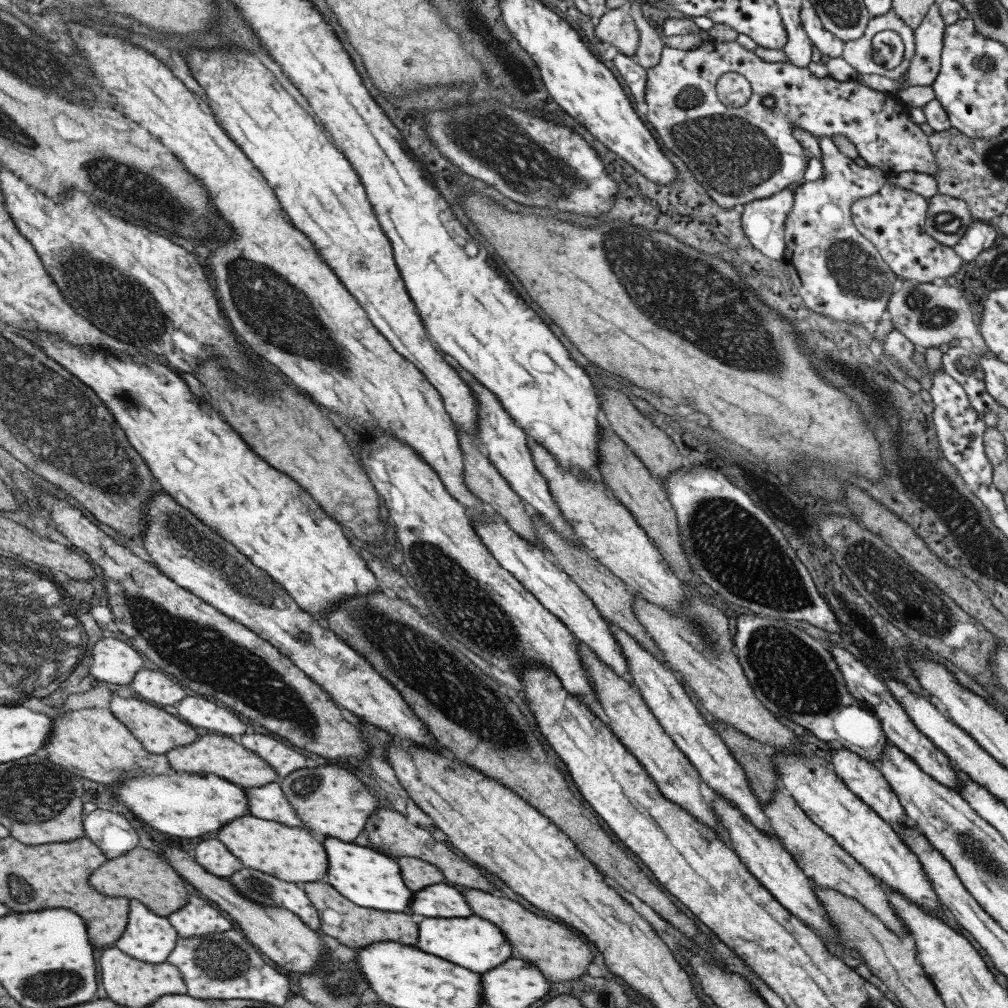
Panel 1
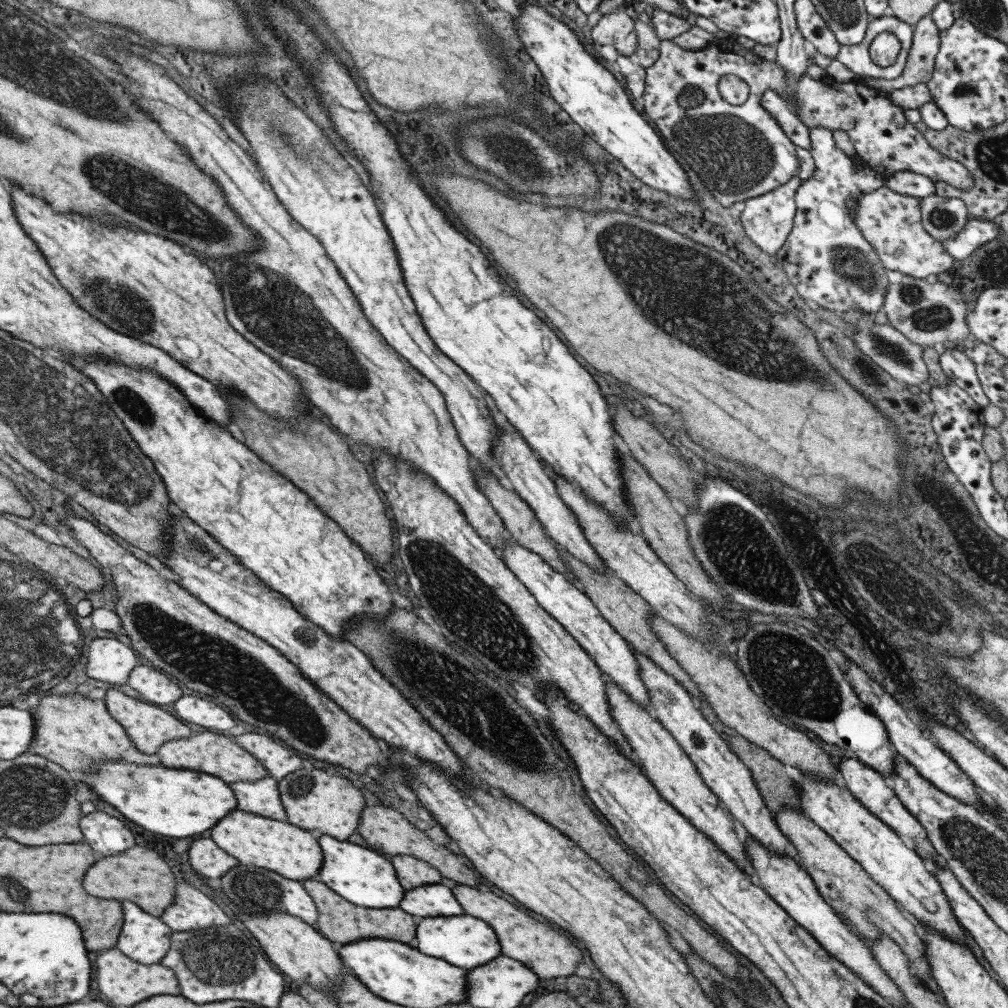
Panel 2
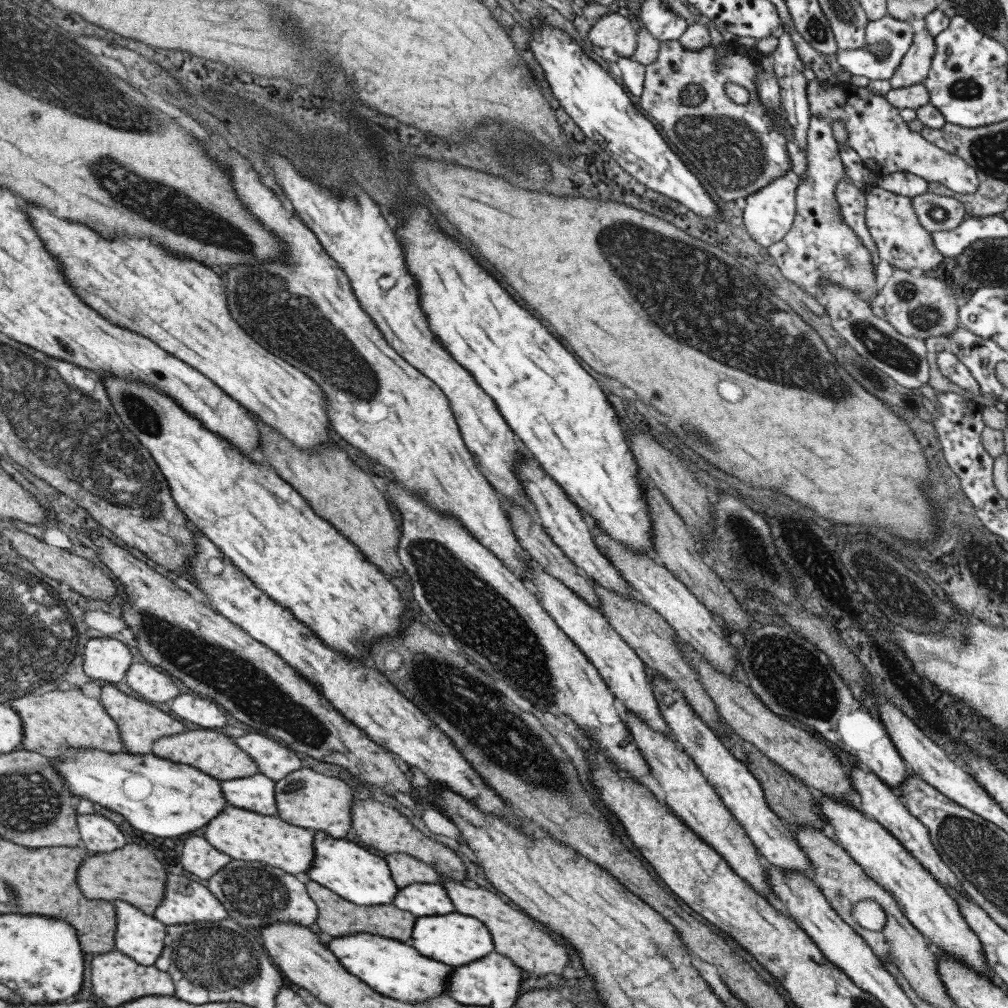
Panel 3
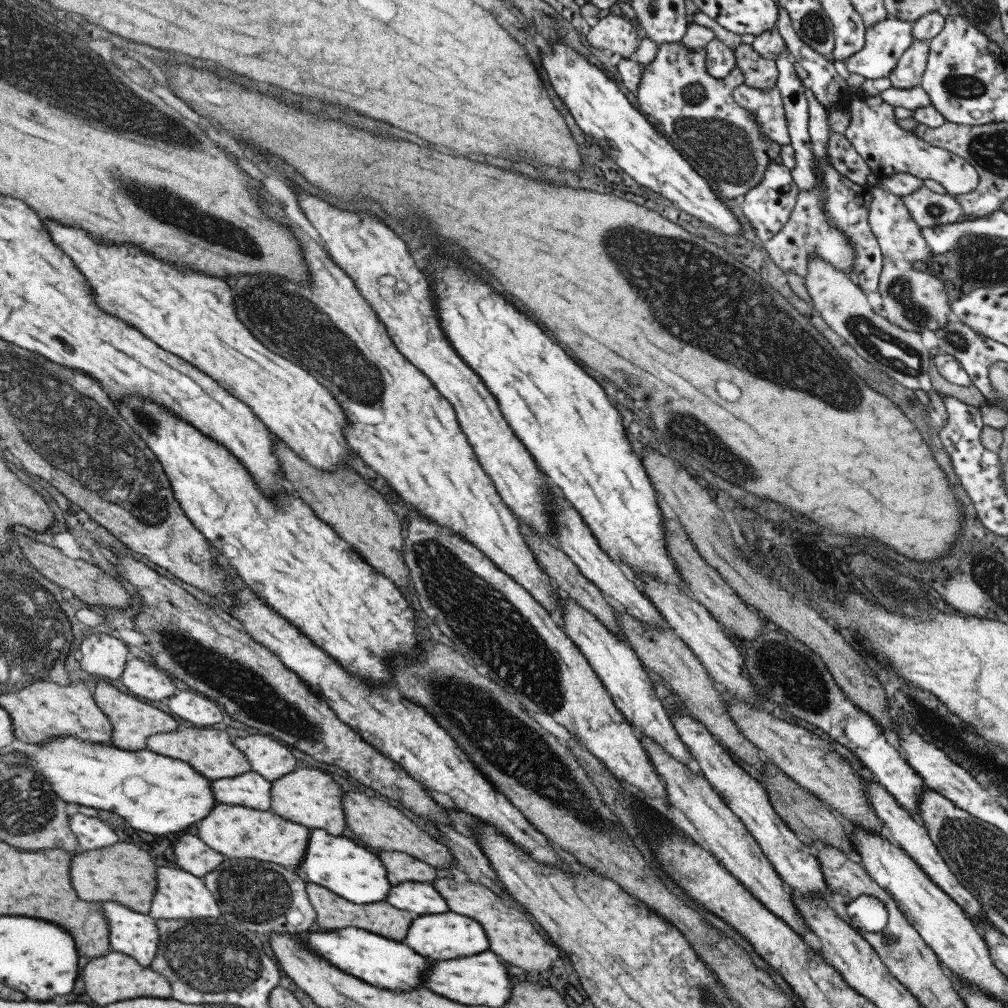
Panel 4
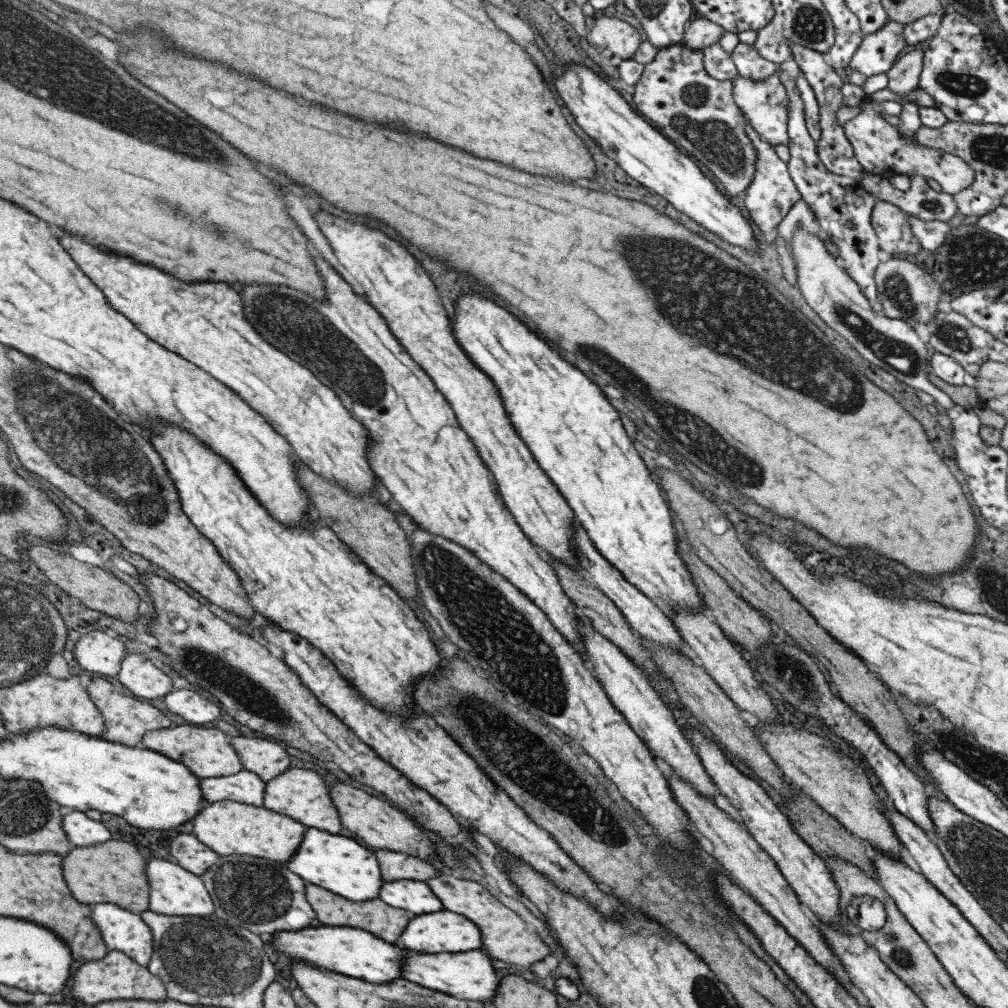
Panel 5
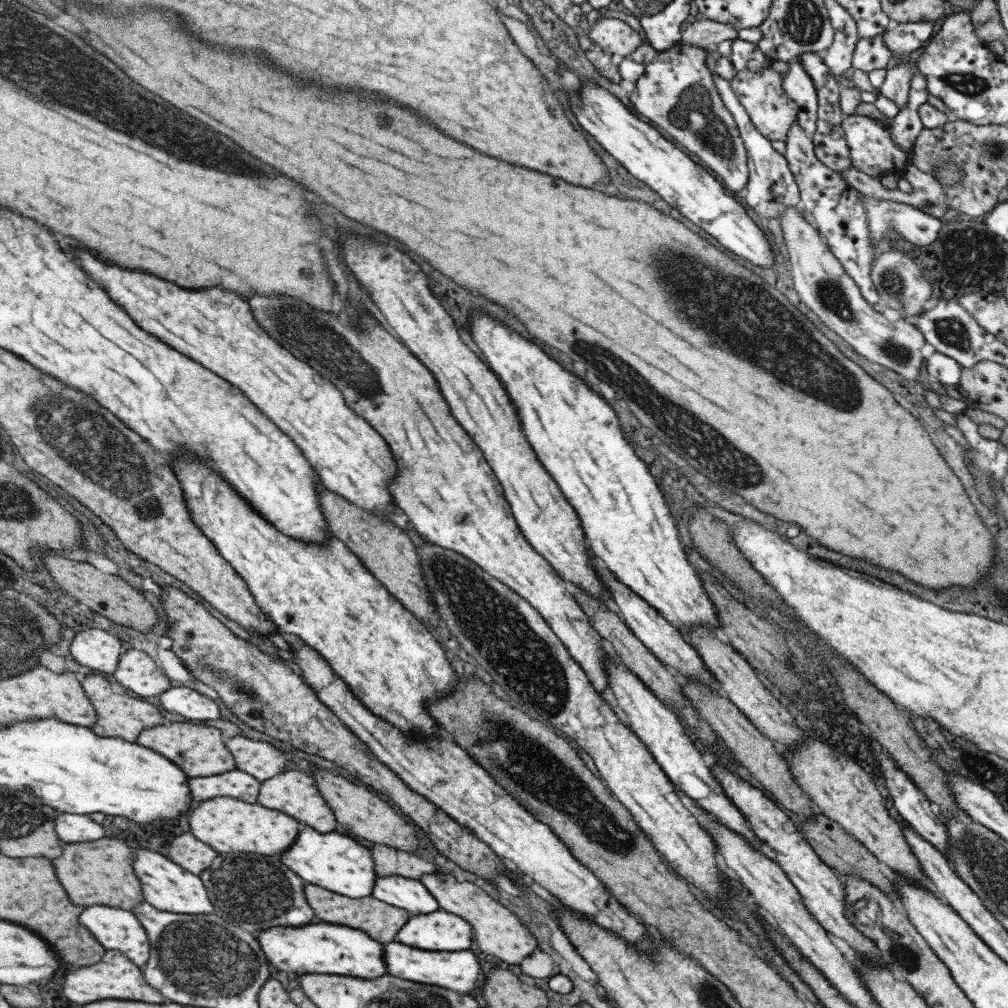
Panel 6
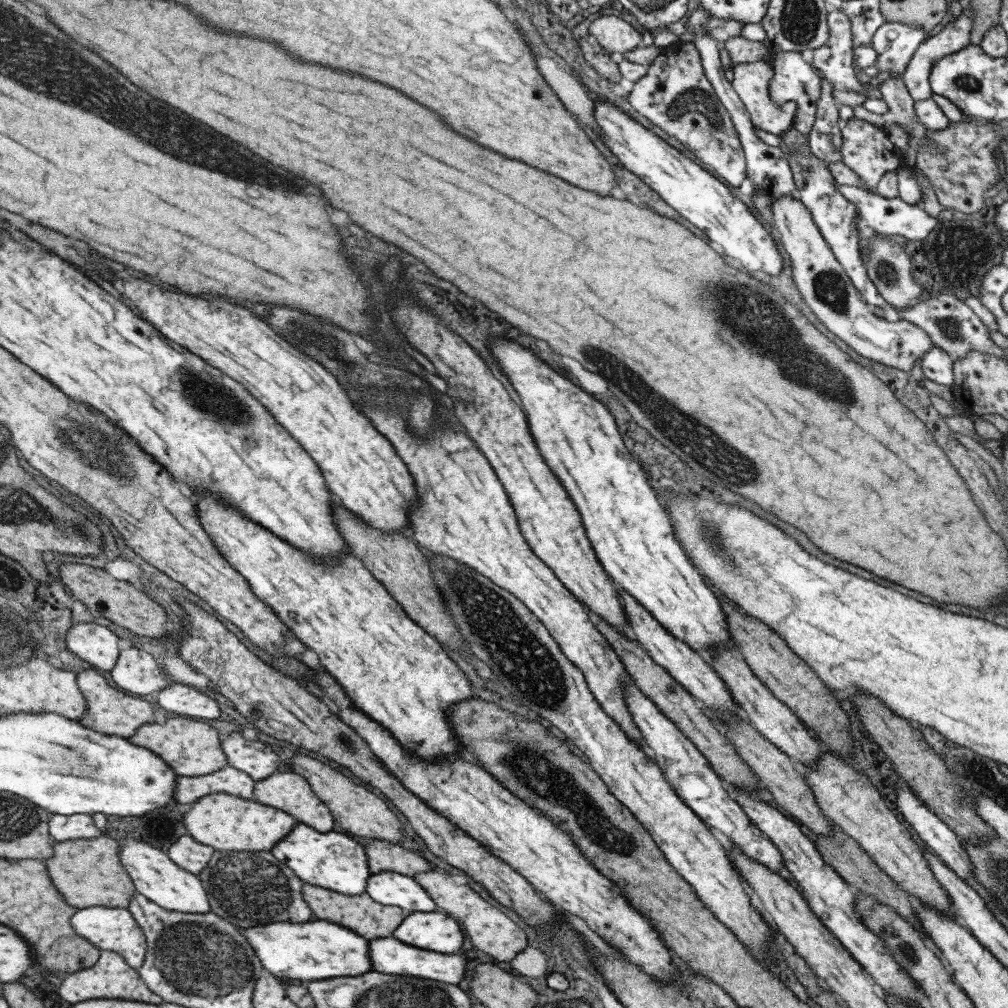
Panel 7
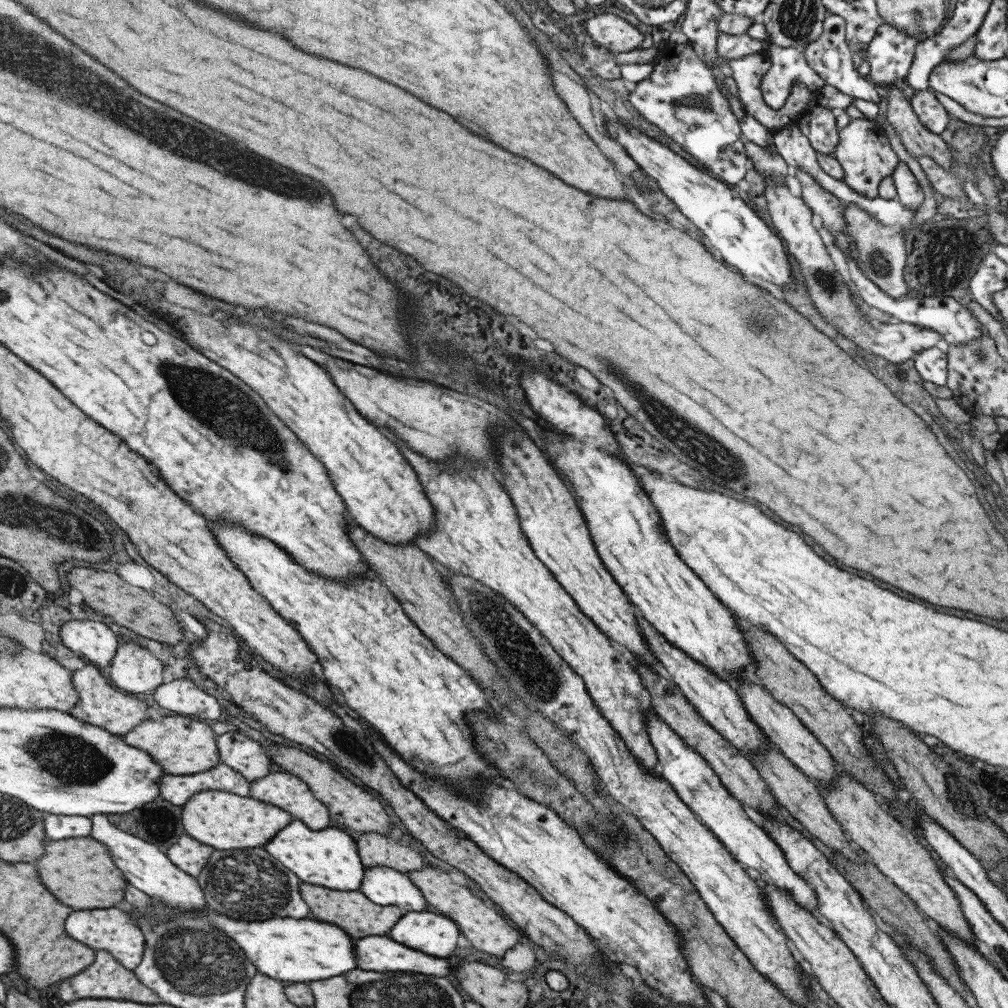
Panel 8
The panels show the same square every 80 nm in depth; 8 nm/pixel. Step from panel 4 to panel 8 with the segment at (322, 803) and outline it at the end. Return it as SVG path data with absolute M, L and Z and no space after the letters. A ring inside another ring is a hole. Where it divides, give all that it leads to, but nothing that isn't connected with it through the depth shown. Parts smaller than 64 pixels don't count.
M270 772L251 781L248 796L281 808L314 831L328 827L330 816L326 806L312 795L303 781L289 773Z

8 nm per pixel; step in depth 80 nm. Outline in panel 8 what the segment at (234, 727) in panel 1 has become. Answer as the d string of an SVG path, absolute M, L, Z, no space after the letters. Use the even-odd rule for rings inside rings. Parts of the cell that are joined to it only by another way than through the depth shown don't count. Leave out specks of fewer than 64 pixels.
M174 678L160 684L152 695L161 708L178 715L204 721L217 721L224 717L223 698L186 678Z

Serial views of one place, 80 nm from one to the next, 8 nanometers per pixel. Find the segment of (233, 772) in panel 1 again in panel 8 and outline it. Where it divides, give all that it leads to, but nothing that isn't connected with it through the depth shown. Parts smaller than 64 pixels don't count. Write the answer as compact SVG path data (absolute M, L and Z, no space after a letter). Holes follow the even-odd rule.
M182 715L166 716L160 721L149 718L133 727L124 734L124 743L133 748L143 749L157 761L165 774L189 775L196 772L205 772L219 764L220 758L215 747L217 735L204 720L185 717Z

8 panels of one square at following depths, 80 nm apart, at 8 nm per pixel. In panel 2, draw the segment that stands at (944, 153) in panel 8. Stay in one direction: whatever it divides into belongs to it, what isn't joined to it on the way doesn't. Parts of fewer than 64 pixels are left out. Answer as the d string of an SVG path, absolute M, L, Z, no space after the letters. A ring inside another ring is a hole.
M930 14L923 16L913 25L911 47L901 74L890 81L866 76L864 84L888 94L905 86L926 83L934 69L939 49L939 31Z

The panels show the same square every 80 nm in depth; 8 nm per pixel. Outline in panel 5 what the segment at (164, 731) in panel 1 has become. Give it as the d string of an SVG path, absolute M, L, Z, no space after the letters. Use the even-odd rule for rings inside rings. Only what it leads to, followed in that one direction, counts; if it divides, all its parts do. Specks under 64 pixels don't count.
M95 678L87 683L88 691L96 705L100 708L101 716L104 719L104 732L100 736L103 740L117 742L121 745L127 745L131 748L136 747L143 741L143 736L153 730L169 728L173 723L161 713L157 708L149 703L141 702L137 698L121 696L111 690L111 684L105 682L105 679Z

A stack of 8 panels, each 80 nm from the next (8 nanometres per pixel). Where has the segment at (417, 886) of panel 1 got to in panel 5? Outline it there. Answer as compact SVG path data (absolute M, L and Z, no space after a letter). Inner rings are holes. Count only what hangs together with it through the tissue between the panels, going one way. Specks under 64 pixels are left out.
M376 848L373 853L379 870L381 870L381 880L407 880L425 881L435 876L435 870L428 861L419 860L417 857L406 855L400 852L391 852L383 848Z

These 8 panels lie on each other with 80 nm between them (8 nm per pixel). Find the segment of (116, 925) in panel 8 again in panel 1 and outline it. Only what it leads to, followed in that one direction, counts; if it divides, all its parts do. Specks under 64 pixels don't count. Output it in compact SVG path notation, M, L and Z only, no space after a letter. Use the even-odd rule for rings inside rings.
M133 900L133 912L128 914L127 930L114 944L127 956L147 964L164 963L175 948L177 936L167 917L157 916L141 902Z

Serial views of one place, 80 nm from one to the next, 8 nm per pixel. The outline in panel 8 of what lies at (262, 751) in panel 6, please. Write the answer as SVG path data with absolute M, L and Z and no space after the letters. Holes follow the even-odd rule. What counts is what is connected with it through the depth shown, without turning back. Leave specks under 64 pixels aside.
M239 731L226 732L216 737L215 747L220 762L240 772L249 782L269 774L272 760L265 748L252 742Z

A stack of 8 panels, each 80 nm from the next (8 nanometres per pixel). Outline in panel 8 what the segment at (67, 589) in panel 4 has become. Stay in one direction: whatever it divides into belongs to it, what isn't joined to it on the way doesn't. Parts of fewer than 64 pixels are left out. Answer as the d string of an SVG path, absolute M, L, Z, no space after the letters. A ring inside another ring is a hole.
M74 567L67 573L67 580L80 591L85 603L100 616L109 616L111 621L139 636L156 640L165 645L174 645L181 640L181 629L165 601L142 588L131 586L115 573L89 567Z

